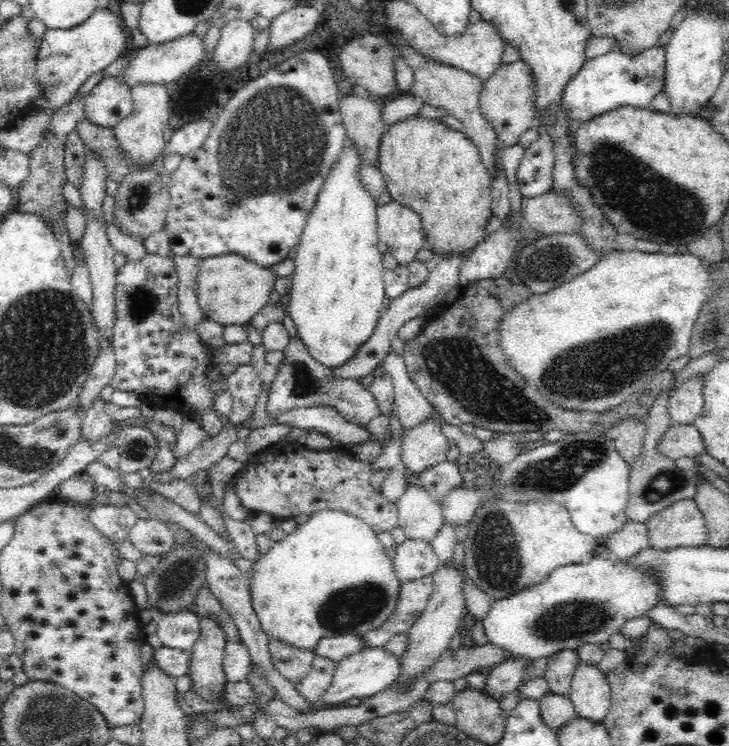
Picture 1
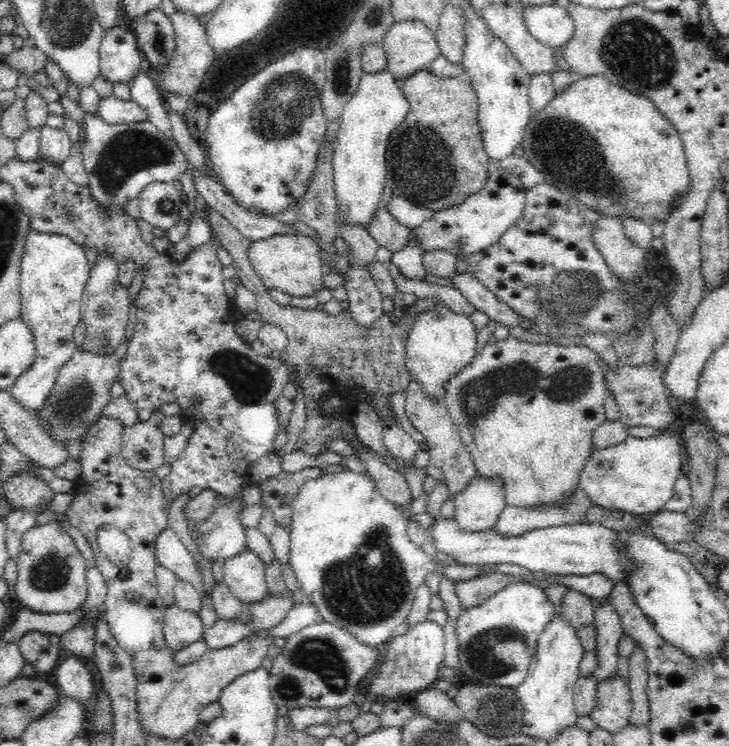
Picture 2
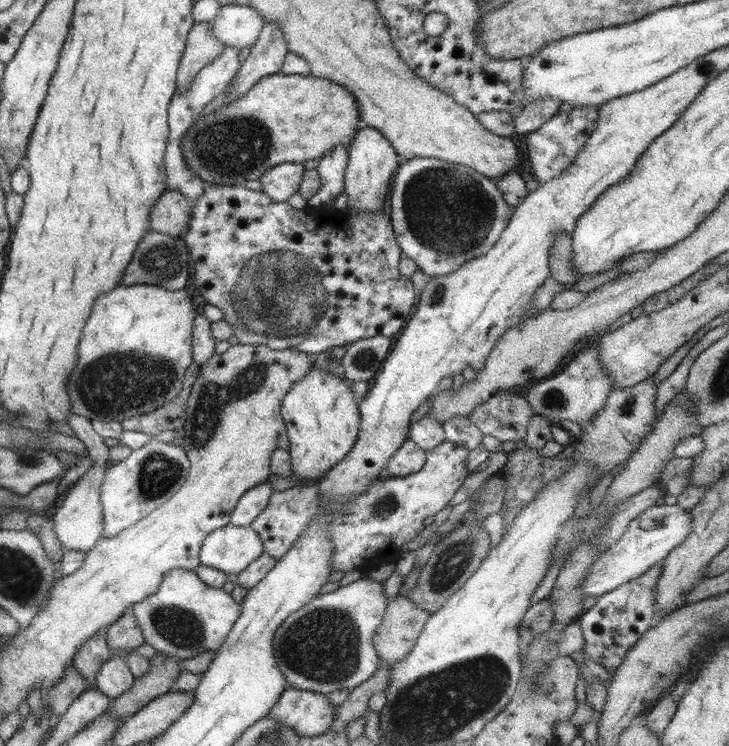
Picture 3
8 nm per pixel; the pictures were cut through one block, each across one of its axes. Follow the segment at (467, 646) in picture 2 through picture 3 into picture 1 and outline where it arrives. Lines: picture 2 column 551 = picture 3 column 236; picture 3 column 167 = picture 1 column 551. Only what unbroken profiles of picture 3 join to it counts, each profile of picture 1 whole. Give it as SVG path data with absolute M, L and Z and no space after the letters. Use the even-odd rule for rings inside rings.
M597 554L585 564L559 566L541 581L495 600L488 615L481 619L481 622L488 645L504 649L512 657L535 661L541 658L548 659L560 650L577 650L585 643L607 646L609 638L613 634L621 633L622 626L628 620L645 617L646 610L658 603L662 602L653 572L633 568L629 564L624 564L621 559L612 559L611 556L606 558L604 554Z

